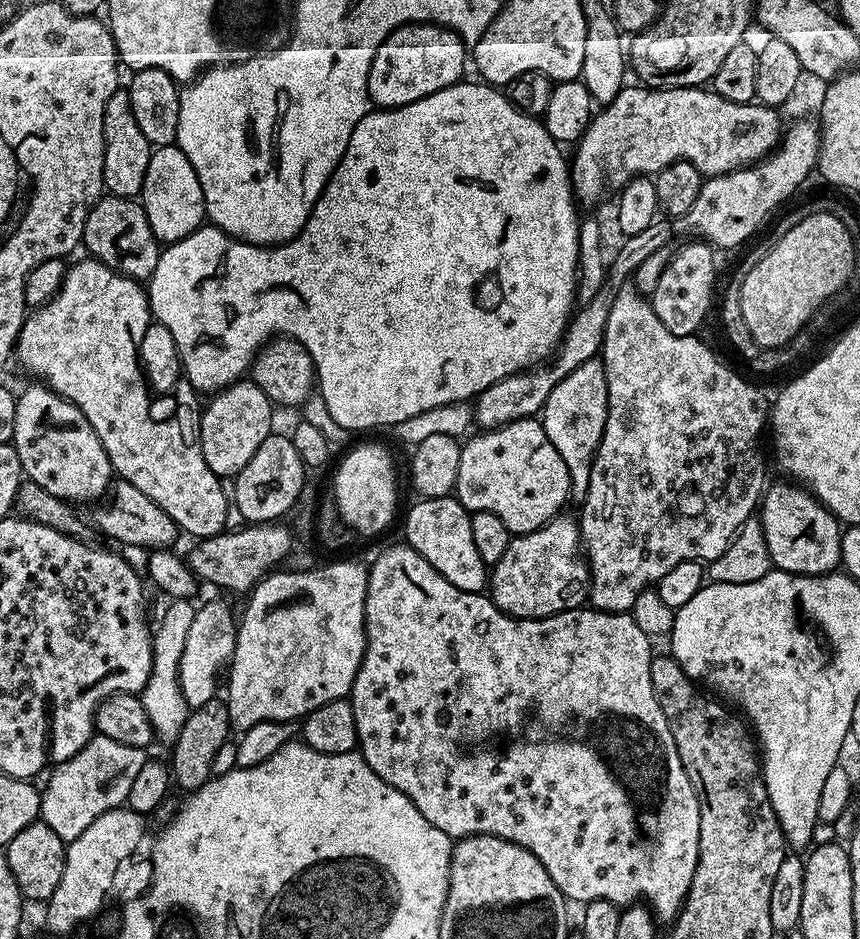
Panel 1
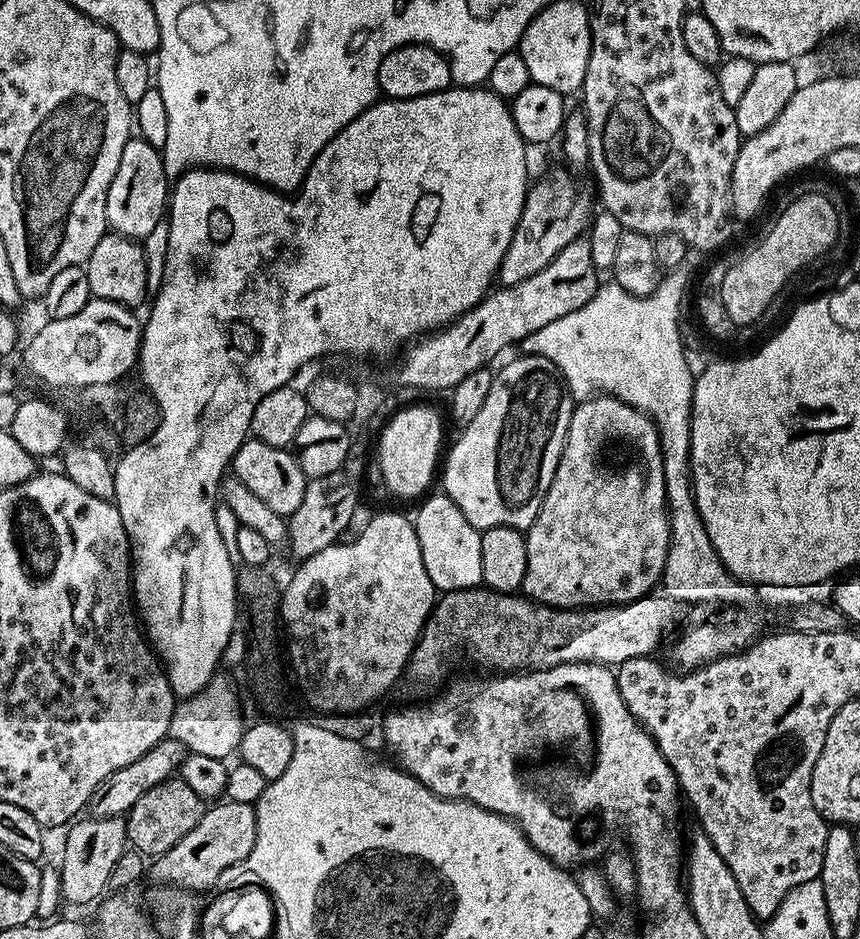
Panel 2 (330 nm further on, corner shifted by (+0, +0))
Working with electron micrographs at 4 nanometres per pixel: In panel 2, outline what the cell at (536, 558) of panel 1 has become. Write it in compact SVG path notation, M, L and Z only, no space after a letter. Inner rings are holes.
M597 394L572 409L564 449L536 521L526 529L526 574L522 592L549 608L629 604L661 583L668 553L670 513L664 481L664 457L656 423L617 396ZM624 440L636 440L636 448Z

